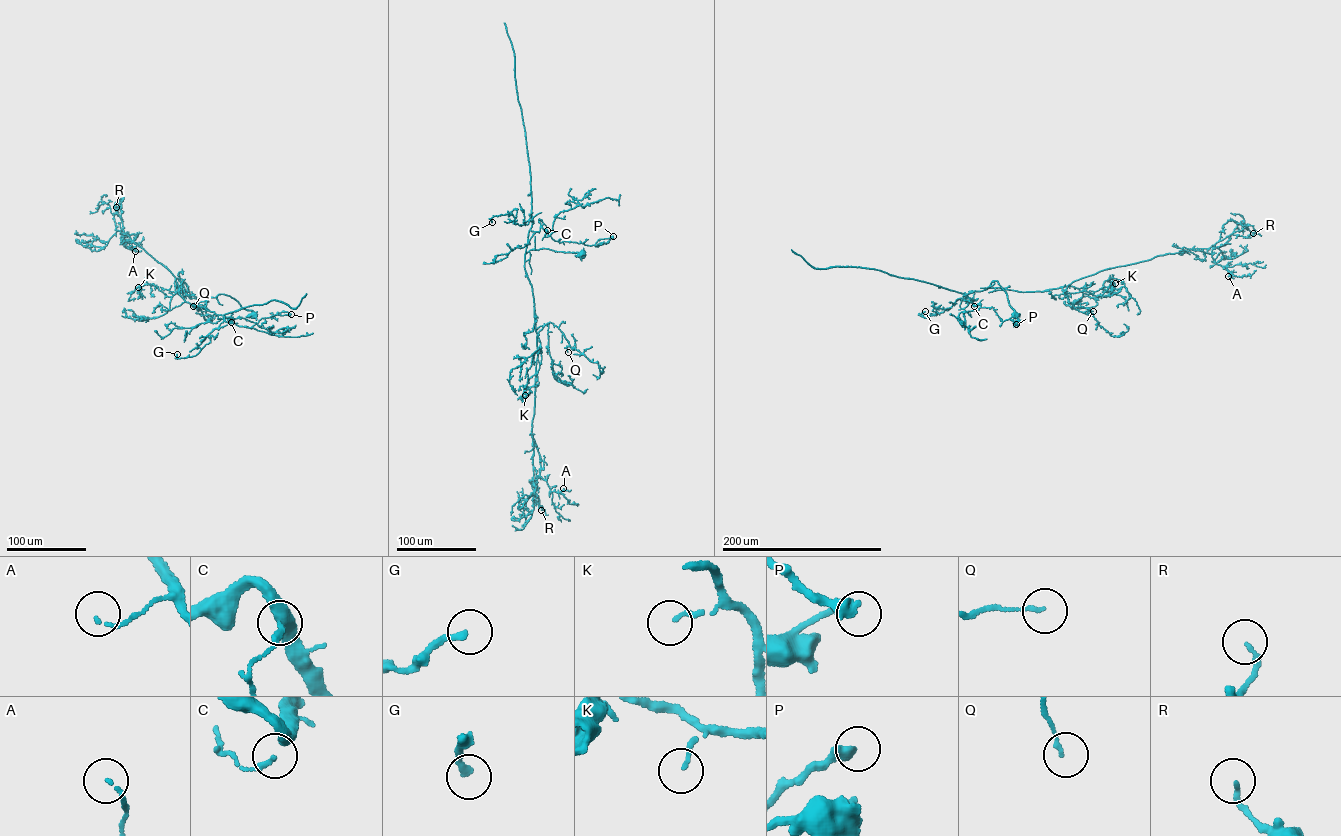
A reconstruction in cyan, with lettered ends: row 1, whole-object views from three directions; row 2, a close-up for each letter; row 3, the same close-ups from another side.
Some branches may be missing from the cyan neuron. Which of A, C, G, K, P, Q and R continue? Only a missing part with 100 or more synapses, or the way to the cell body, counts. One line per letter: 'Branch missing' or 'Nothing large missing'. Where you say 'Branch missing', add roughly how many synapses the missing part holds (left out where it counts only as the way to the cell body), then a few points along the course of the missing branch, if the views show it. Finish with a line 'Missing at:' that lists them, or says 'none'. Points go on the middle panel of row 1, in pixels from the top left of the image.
A: Nothing large missing
C: Nothing large missing
G: Nothing large missing
K: Nothing large missing
P: Nothing large missing
Q: Nothing large missing
R: Nothing large missing
Missing at: none

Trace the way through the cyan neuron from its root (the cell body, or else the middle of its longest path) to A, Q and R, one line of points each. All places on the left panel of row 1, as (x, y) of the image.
A: (254, 315), (223, 294), (191, 305), (170, 271), (132, 241), (137, 233), (125, 236), (135, 251)
Q: (254, 315), (223, 294), (210, 297), (203, 307), (193, 305), (179, 289), (196, 297), (198, 309), (193, 306)
R: (254, 315), (223, 294), (203, 307), (184, 301), (170, 271), (132, 241), (137, 233), (124, 236), (116, 207)

